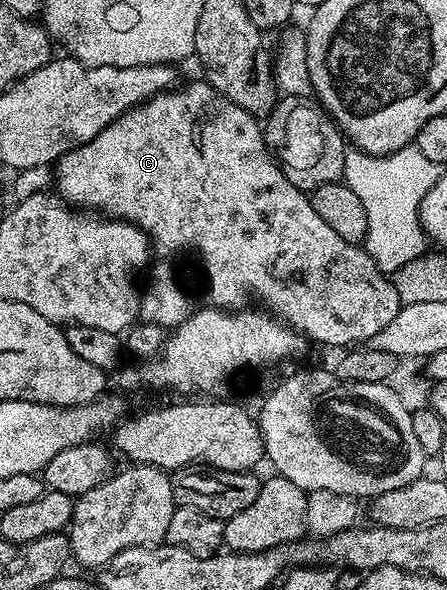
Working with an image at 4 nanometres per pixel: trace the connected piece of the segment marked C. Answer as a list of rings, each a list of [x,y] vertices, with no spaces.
[[[198,78],[194,84],[183,84],[170,88],[168,92],[161,92],[139,106],[127,110],[122,116],[112,120],[103,130],[99,130],[99,134],[95,134],[91,142],[81,144],[78,148],[63,154],[55,165],[56,195],[74,209],[88,210],[115,220],[125,220],[128,224],[141,228],[149,237],[150,245],[156,251],[158,248],[161,254],[181,252],[184,248],[197,252],[202,266],[205,267],[205,276],[209,279],[208,303],[214,308],[241,310],[248,305],[245,304],[248,300],[261,300],[262,309],[272,312],[278,320],[301,333],[302,337],[309,339],[310,336],[321,344],[361,346],[375,334],[379,334],[379,330],[383,330],[383,326],[387,326],[387,322],[391,322],[391,318],[395,318],[395,314],[403,306],[392,279],[382,272],[381,267],[370,258],[364,247],[339,238],[339,234],[335,234],[335,230],[331,230],[331,226],[327,226],[327,222],[323,222],[323,218],[315,214],[315,206],[311,206],[308,195],[285,177],[281,165],[269,151],[269,146],[265,142],[263,124],[258,117],[243,110],[243,106],[235,106],[235,102],[219,94],[219,90],[215,90],[204,79]]]

